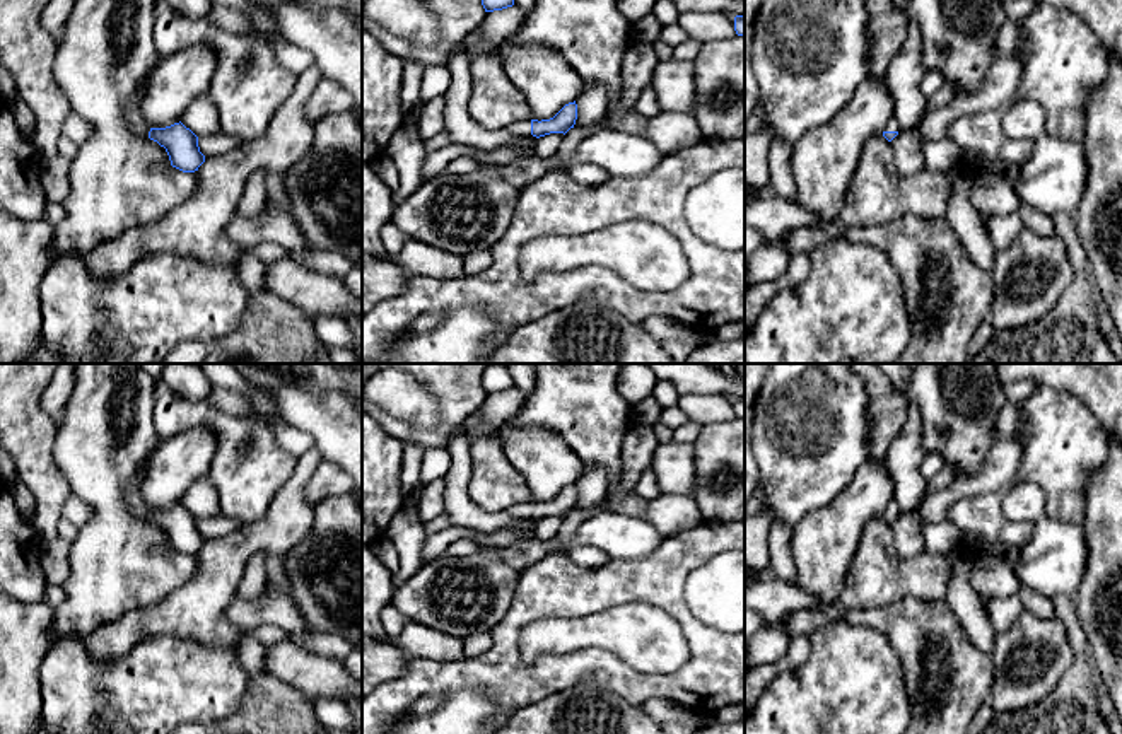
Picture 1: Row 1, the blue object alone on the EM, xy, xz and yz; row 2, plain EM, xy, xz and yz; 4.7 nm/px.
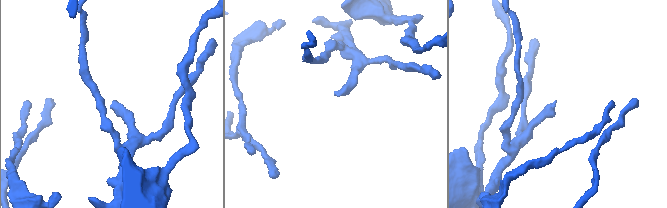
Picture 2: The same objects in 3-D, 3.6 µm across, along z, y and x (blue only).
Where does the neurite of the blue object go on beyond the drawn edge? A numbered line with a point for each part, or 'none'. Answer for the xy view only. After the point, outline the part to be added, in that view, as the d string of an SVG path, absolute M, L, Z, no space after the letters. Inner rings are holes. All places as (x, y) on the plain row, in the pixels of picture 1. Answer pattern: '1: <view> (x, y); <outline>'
1: xy (135, 500); M138 486L128 490L126 502L135 514L149 519L150 507L145 504Z

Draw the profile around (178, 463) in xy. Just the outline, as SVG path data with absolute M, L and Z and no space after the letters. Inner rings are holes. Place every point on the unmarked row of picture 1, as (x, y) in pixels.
M190 428L161 442L138 486L150 510L179 505L188 488L208 476L215 449L217 442L208 428Z

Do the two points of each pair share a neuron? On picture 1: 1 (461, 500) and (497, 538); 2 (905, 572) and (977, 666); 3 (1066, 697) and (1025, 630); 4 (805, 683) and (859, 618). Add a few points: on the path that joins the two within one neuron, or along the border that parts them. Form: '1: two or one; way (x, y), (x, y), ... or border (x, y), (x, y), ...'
1: two; border (453, 524), (479, 531), (525, 526), (528, 531)
2: two; border (943, 598), (917, 600), (905, 596), (887, 606)
3: two; border (1073, 646), (1073, 663), (1061, 681), (1025, 707)
4: two; border (844, 618), (878, 630), (890, 644)

